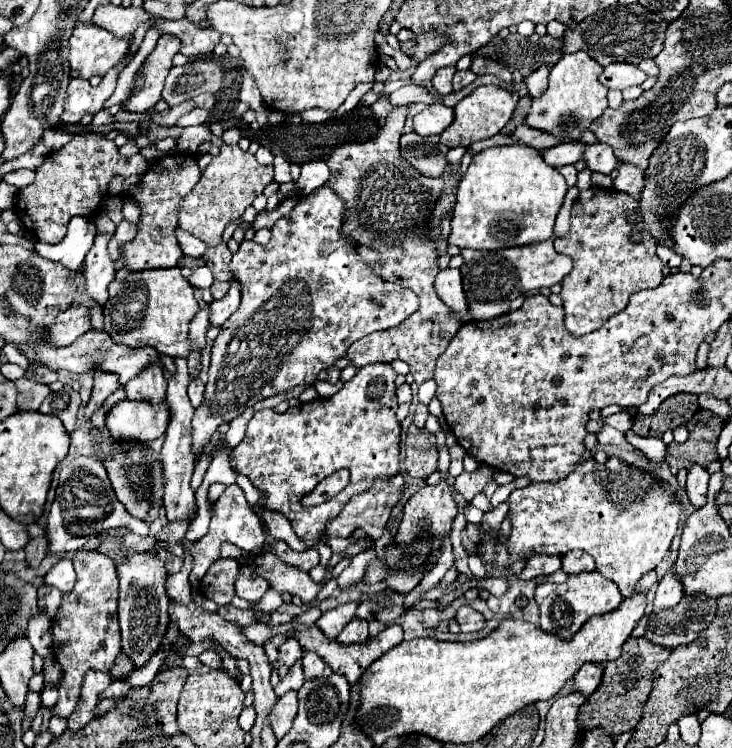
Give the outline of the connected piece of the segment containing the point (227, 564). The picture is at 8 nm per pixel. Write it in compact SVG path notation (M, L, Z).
M220 558L212 568L206 572L206 578L200 584L200 592L204 598L214 600L216 604L224 606L230 604L234 598L234 580L238 576L240 564L232 558Z

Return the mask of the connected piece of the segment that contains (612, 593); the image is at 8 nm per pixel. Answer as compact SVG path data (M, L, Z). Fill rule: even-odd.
M594 570L572 574L564 584L538 584L536 602L540 606L540 628L548 634L558 636L560 640L570 640L590 616L602 616L616 610L622 602L622 594L616 584L612 584Z

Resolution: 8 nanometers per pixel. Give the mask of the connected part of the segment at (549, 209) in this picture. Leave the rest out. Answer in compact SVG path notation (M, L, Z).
M524 144L486 148L472 158L458 186L450 244L474 250L500 250L550 240L566 190L562 174L548 166L538 150Z

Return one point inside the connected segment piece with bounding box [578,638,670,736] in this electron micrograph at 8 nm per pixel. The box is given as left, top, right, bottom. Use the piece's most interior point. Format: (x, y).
(616, 706)

